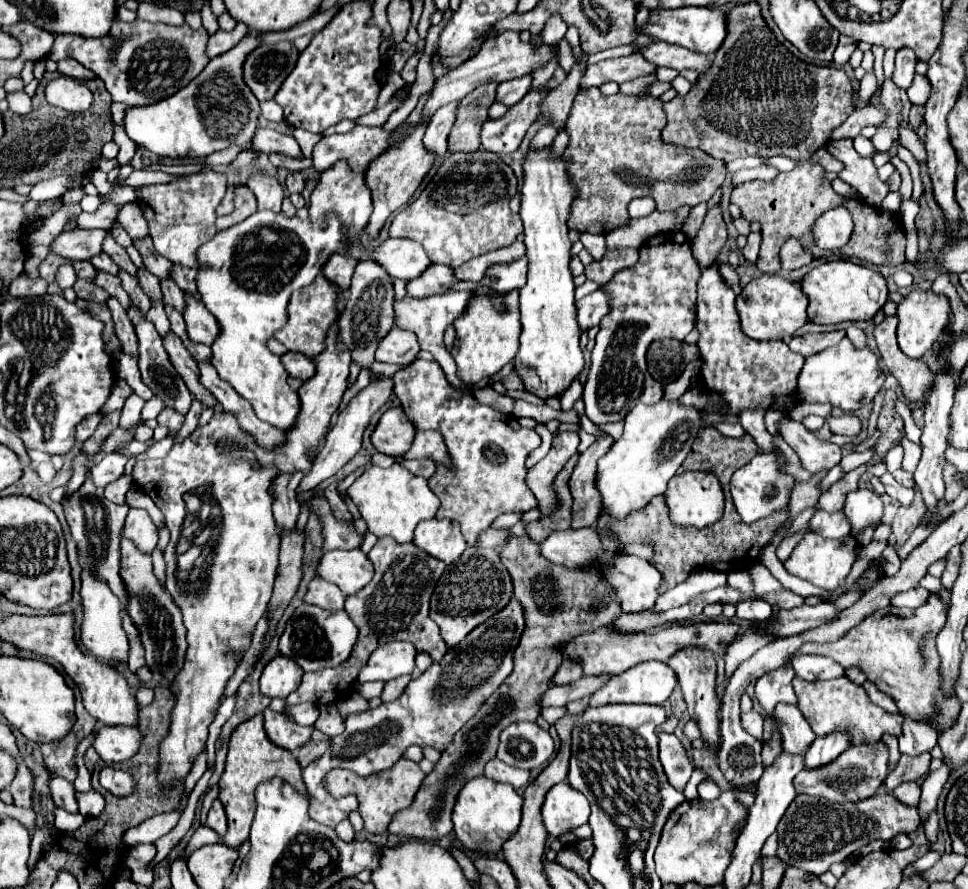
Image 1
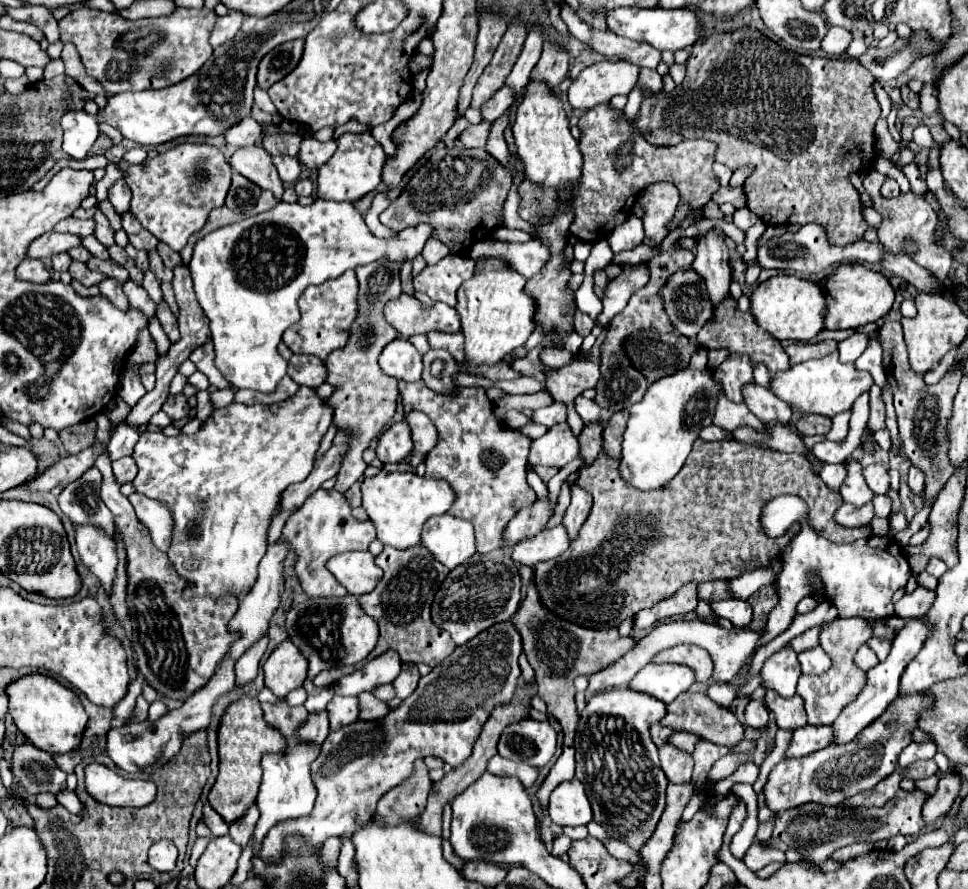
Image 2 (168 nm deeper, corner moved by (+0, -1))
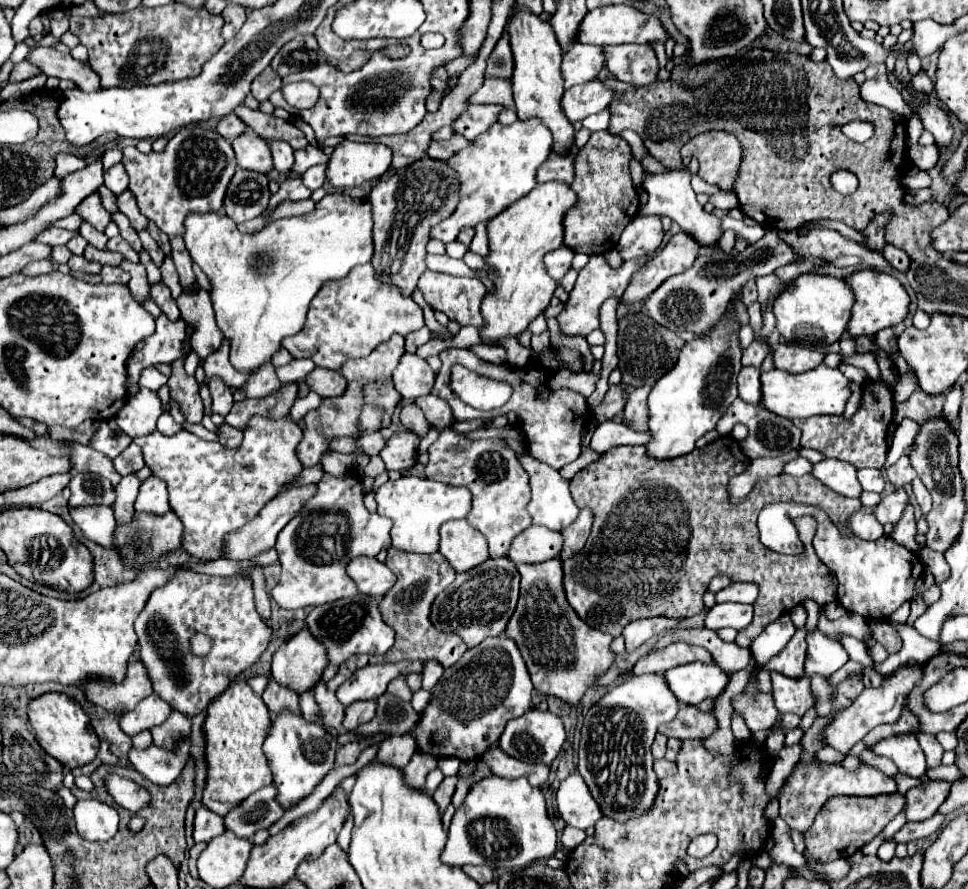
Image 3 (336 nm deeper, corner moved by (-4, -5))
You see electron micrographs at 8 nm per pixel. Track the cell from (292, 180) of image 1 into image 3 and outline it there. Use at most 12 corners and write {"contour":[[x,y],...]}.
{"contour":[[270,142],[274,168],[290,174],[294,150],[286,142]]}

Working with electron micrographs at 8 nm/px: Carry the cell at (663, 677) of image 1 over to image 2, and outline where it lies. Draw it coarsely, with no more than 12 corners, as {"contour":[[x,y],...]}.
{"contour":[[650,662],[630,688],[652,694],[664,704],[696,682],[684,664]]}

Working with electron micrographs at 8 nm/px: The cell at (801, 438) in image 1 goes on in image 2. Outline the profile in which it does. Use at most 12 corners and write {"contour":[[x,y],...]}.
{"contour":[[744,386],[744,404],[762,420],[790,422],[790,406],[768,388]]}

